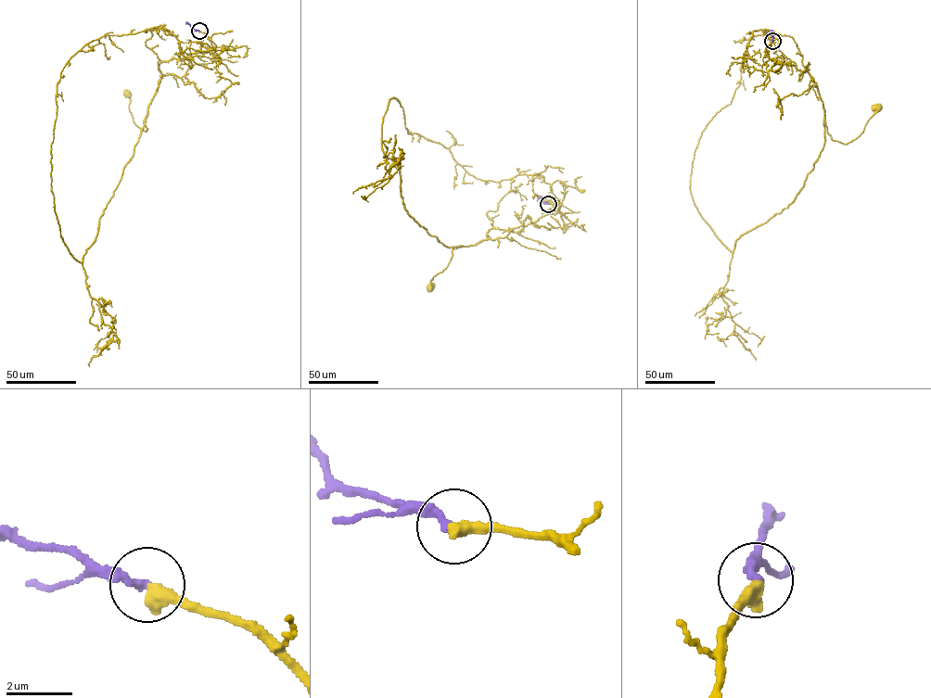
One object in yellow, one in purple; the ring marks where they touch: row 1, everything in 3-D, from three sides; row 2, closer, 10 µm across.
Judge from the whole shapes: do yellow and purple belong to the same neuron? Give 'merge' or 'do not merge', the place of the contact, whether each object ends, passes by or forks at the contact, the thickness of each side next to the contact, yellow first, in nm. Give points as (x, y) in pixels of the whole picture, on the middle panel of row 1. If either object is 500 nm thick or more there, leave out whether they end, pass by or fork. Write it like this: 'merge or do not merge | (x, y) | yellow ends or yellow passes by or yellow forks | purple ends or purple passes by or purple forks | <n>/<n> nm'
merge | (548, 204) | yellow ends | purple ends | 460/240 nm

